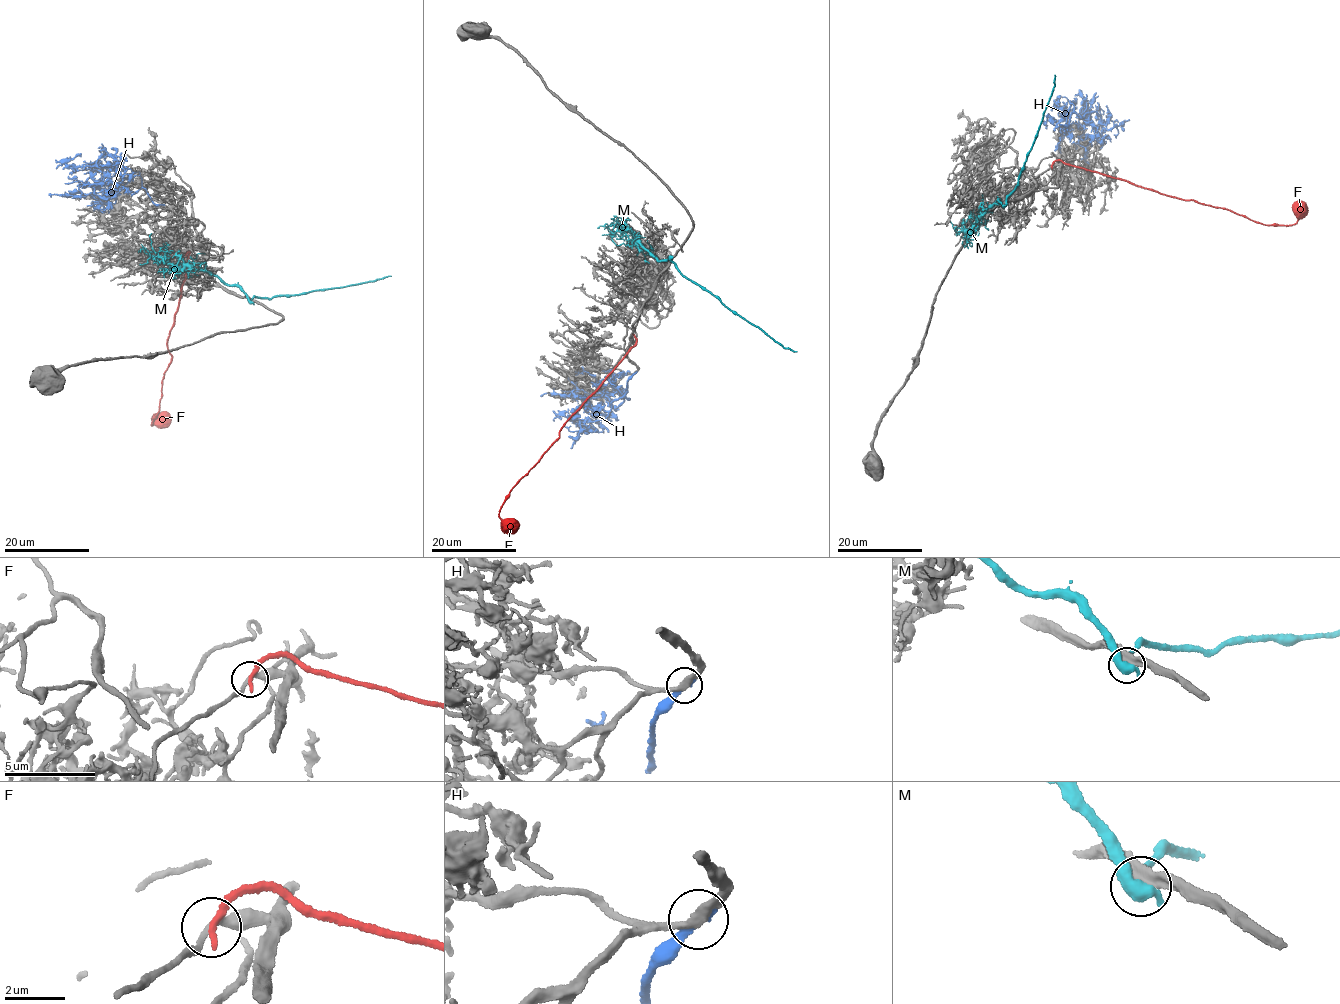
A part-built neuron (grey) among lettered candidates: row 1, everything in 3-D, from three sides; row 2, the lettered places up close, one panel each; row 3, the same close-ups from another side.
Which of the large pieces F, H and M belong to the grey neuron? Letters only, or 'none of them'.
H

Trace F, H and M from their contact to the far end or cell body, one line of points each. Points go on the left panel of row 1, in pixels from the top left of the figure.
F: (186, 253), (188, 270), (167, 340), (172, 358), (152, 425), (158, 415), (168, 415)
H: (162, 205), (142, 188), (115, 187), (104, 176), (98, 184), (81, 187), (79, 195), (49, 193)
M: (251, 301), (252, 297), (290, 297), (391, 276)

